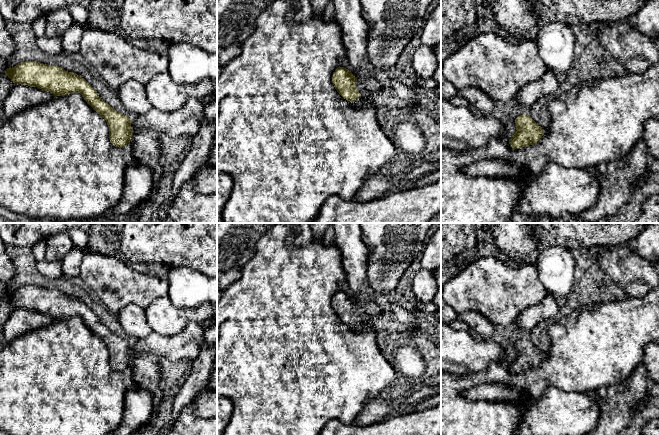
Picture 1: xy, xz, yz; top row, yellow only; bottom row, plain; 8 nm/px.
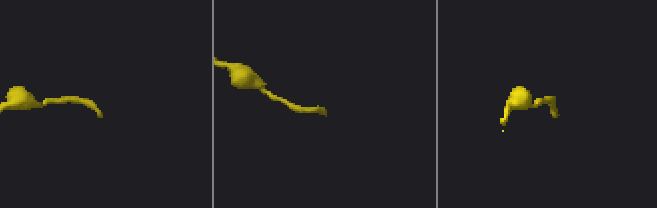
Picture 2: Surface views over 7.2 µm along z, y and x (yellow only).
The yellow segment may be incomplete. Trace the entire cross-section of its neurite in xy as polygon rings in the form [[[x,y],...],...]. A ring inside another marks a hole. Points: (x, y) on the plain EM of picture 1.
[[[25,285],[7,292],[5,298],[14,308],[34,310],[51,316],[55,321],[80,317],[84,324],[106,344],[111,367],[119,372],[131,368],[135,386],[145,387],[151,391],[155,404],[153,417],[157,417],[164,400],[162,389],[164,376],[158,363],[158,356],[151,353],[133,354],[128,339],[119,337],[101,323],[84,302],[59,290]]]

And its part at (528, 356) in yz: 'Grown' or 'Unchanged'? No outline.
Unchanged

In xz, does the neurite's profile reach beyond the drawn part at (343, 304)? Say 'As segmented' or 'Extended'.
Extended

